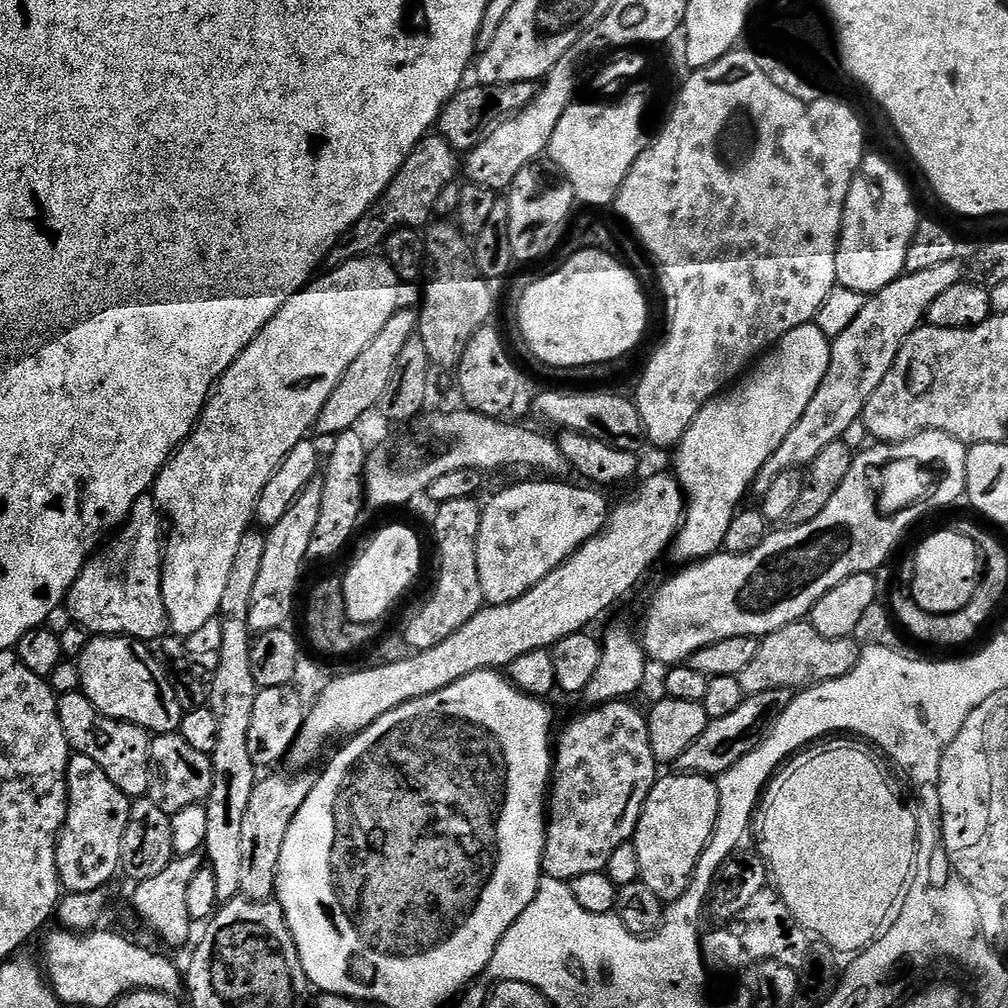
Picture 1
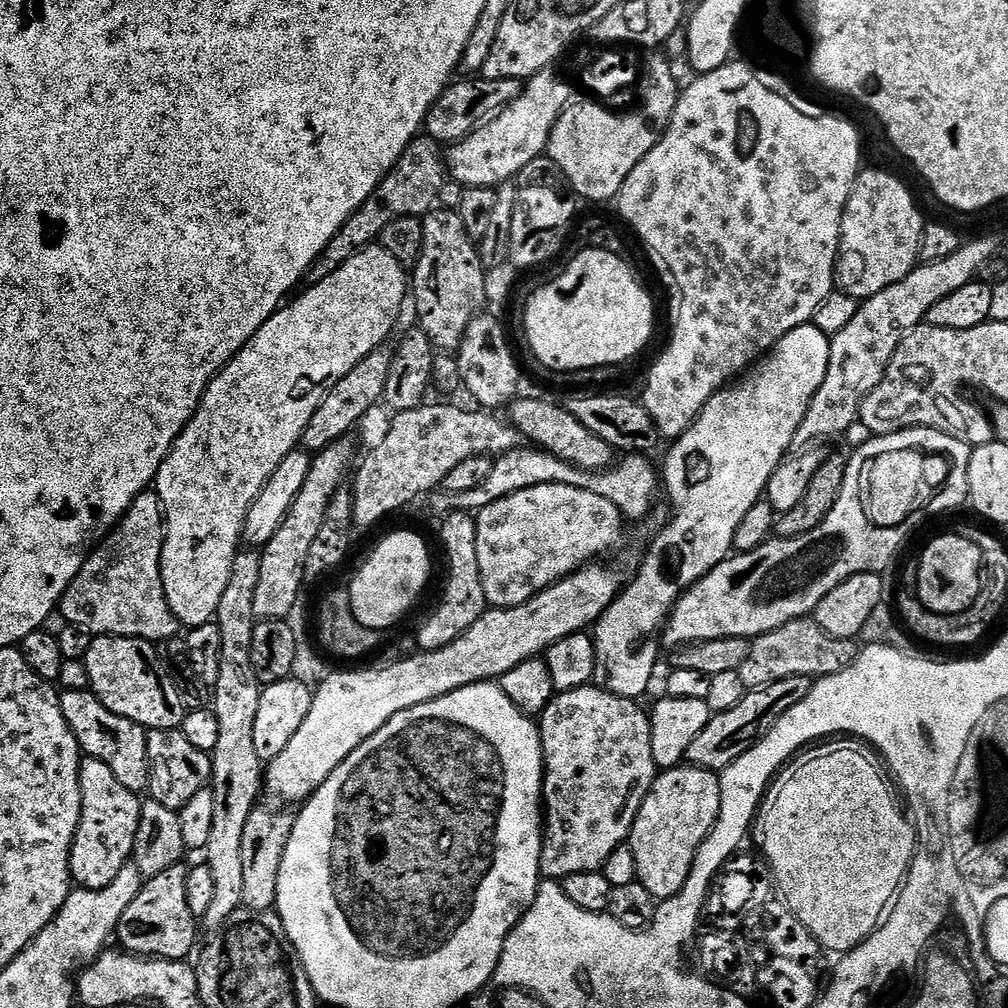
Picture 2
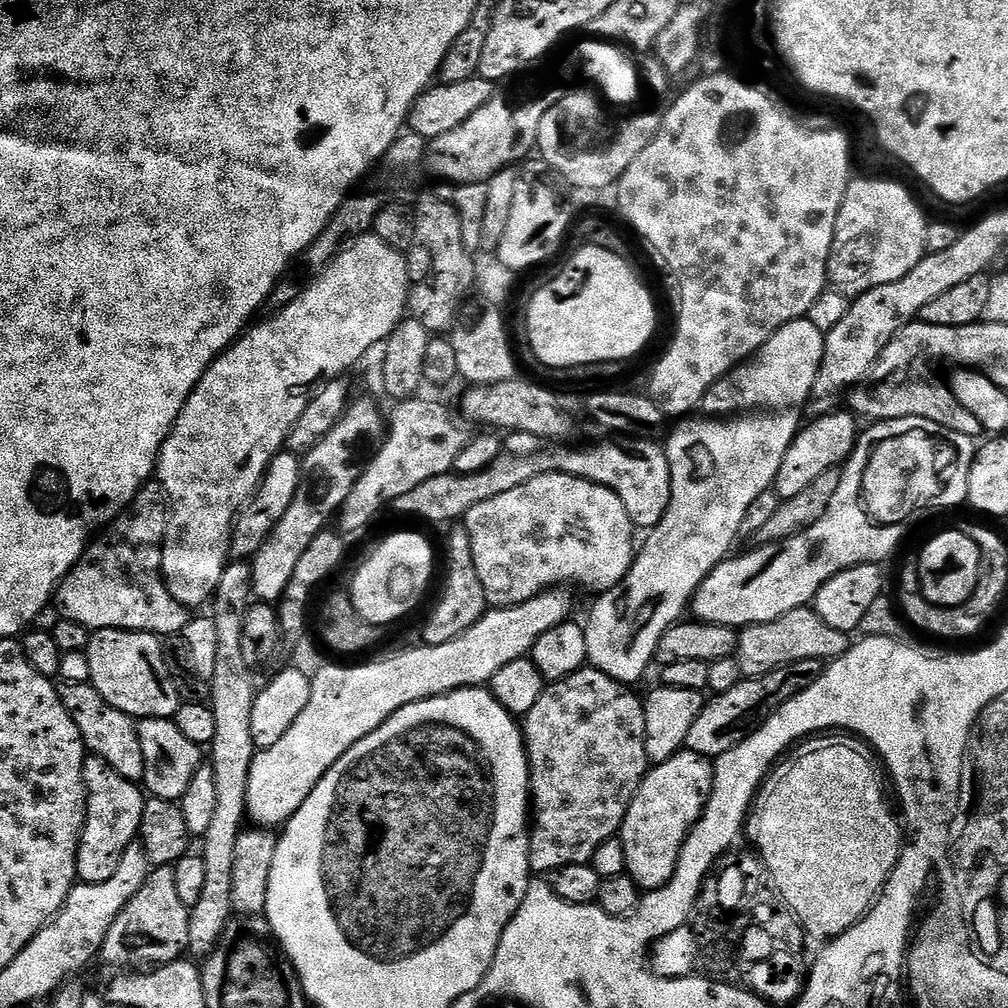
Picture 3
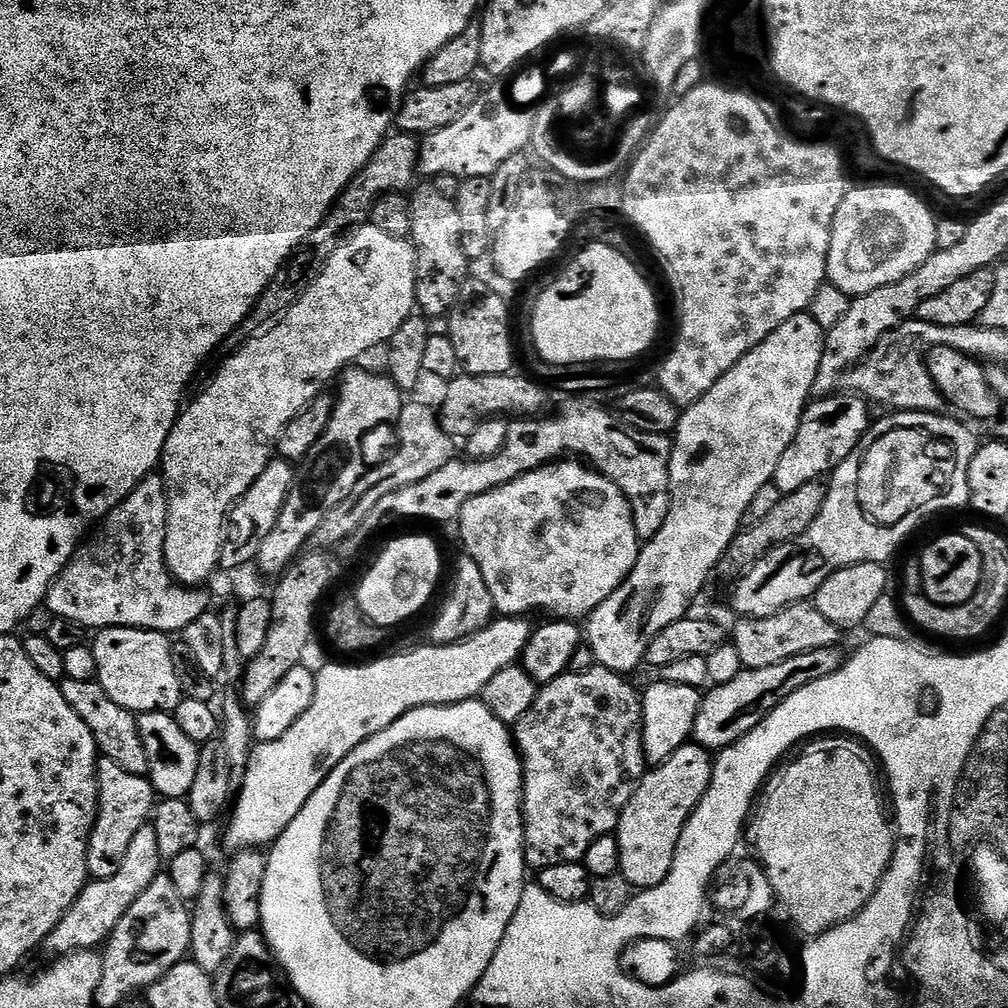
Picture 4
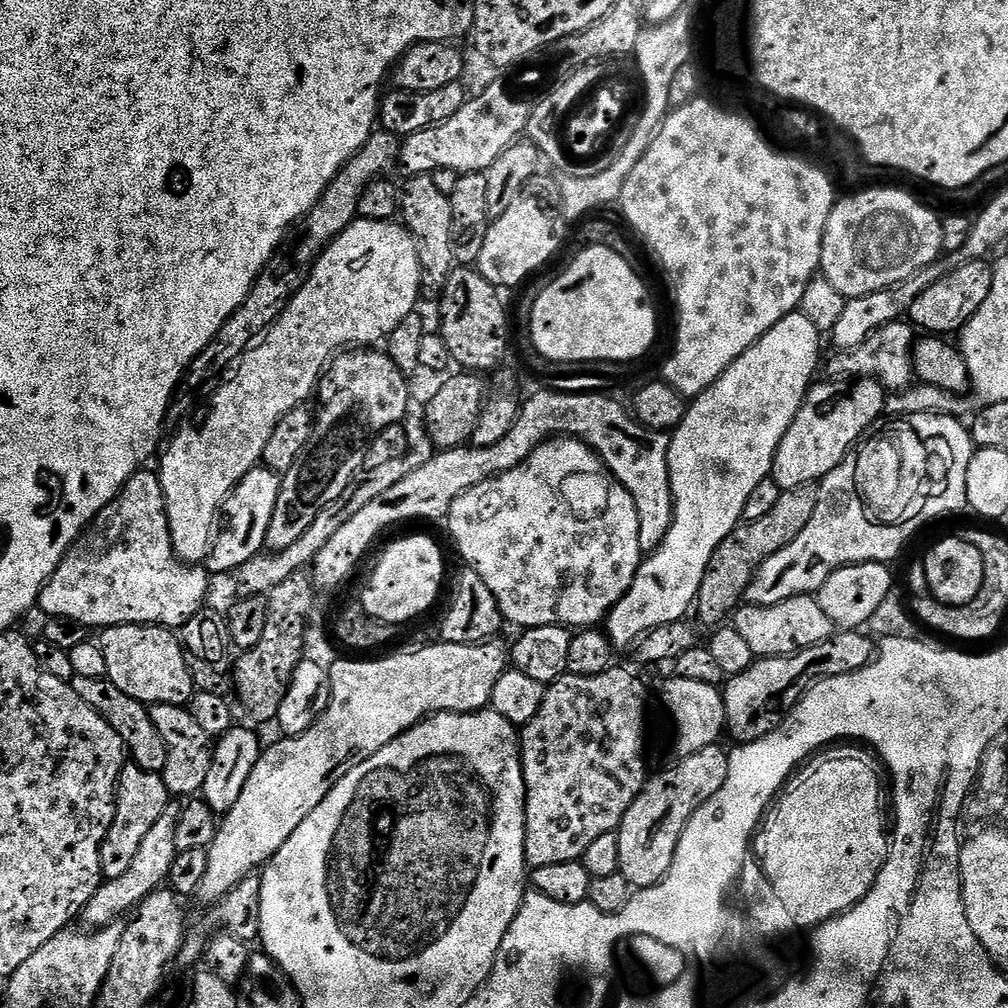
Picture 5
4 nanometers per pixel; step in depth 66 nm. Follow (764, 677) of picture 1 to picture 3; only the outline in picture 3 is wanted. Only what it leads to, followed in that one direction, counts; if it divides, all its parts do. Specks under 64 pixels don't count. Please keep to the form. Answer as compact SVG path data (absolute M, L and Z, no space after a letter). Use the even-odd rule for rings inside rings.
M805 606L774 618L774 622L752 624L739 629L740 641L736 647L735 660L745 677L765 676L776 668L785 668L794 662L822 660L831 662L847 654L850 647L849 633L834 630L827 622L818 618L815 607Z

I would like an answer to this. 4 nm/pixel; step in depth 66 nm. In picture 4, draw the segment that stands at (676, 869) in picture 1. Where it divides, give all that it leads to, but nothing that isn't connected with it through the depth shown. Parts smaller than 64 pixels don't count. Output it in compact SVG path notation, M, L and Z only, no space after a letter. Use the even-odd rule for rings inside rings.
M695 742L683 744L669 760L645 771L614 833L620 847L619 875L626 877L633 889L657 888L670 874L682 830L708 793L713 771L713 753Z

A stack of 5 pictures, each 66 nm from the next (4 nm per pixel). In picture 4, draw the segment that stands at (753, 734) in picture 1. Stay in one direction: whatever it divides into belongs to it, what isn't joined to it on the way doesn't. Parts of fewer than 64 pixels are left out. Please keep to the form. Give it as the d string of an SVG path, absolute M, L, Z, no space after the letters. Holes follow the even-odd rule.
M837 646L810 650L786 662L778 662L778 666L744 668L743 672L730 682L709 687L696 719L695 743L709 750L723 750L731 744L736 744L743 736L755 730L781 702L790 698L790 694L839 670L846 659L846 652L844 653L842 649L843 647Z

